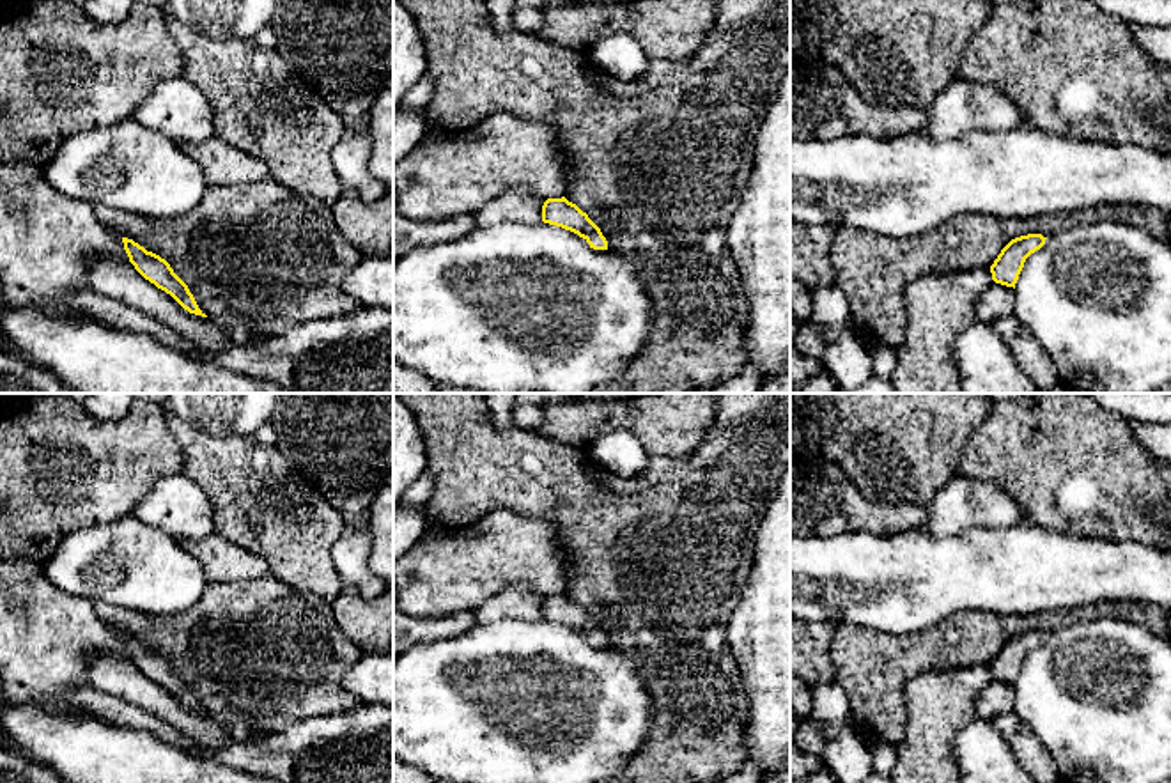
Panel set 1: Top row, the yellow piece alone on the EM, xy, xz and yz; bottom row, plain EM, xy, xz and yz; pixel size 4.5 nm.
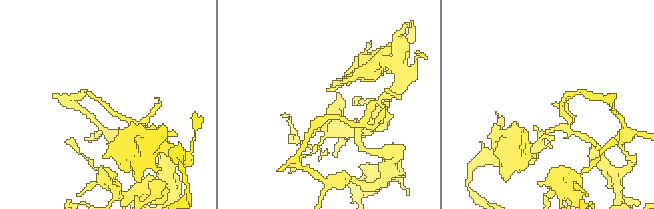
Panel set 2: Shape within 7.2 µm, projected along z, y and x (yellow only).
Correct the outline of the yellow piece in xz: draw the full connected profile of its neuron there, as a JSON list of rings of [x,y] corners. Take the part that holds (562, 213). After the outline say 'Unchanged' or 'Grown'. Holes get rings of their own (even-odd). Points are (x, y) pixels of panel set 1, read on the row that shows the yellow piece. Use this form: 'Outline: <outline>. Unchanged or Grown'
Outline: [[[498,112],[478,124],[446,138],[423,138],[422,143],[393,167],[395,211],[413,220],[454,218],[475,214],[487,202],[510,190],[531,190],[544,198],[542,221],[583,237],[593,250],[608,250],[601,229],[563,195],[572,182],[569,159],[553,124],[540,119]]]. Grown

